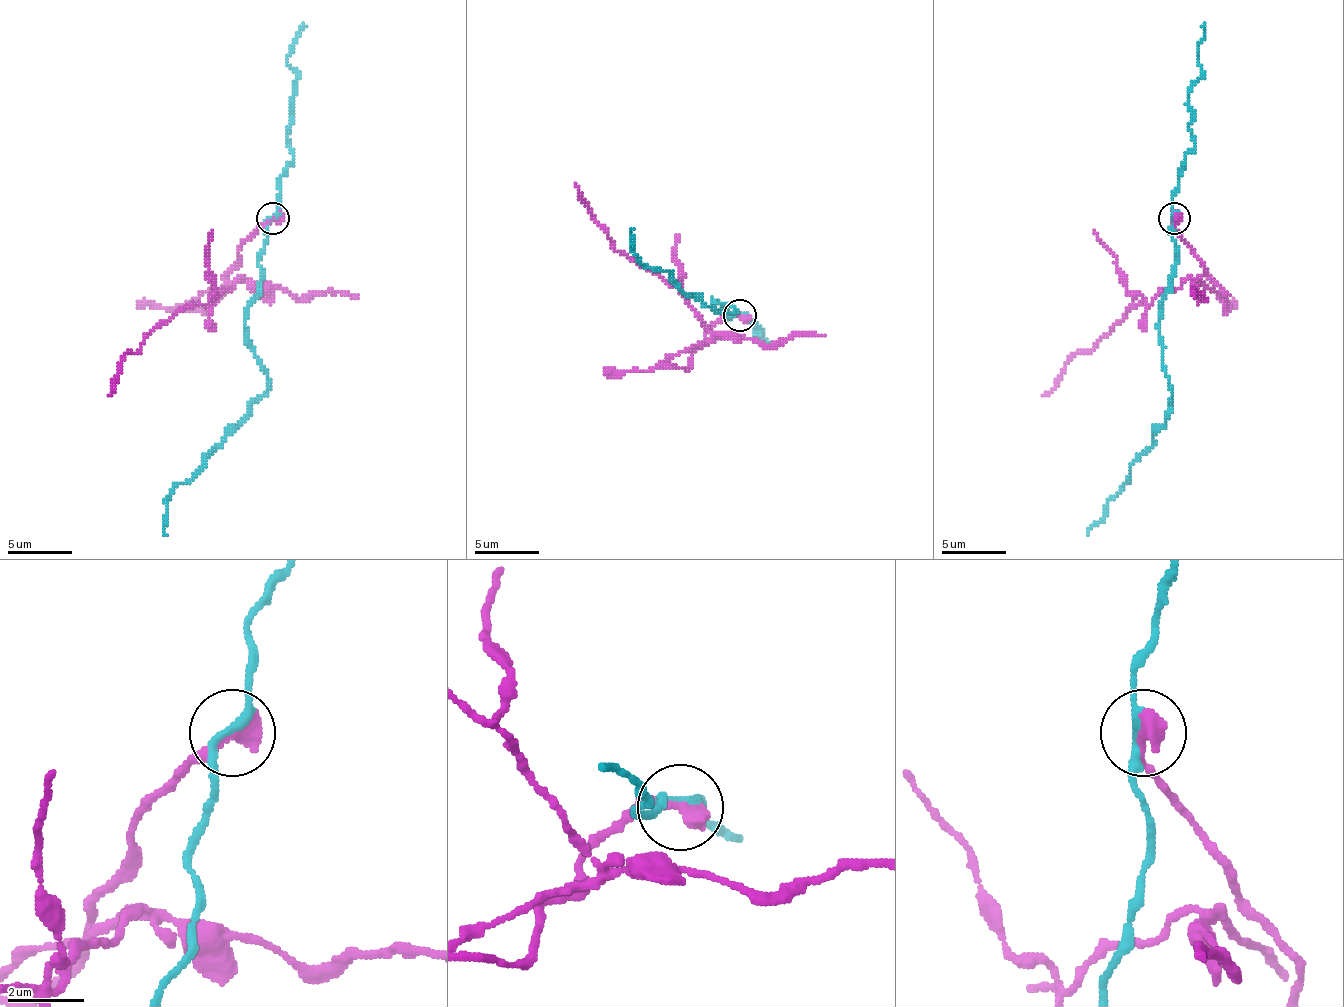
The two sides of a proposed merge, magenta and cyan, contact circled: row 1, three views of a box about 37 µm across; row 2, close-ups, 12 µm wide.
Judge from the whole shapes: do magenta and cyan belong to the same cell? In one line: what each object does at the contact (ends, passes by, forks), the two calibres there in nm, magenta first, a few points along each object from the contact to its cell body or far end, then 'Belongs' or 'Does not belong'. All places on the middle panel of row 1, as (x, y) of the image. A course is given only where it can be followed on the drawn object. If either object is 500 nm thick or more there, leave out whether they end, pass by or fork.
At the ring magenta ends. At the ring cyan passes by. Thickness 480 nm (magenta) against 240 nm. Course of magenta: (741, 316), (724, 316), (692, 348), (702, 345), (711, 332), (689, 300), (621, 254), (591, 216), (575, 183). Course of cyan: (741, 316), (724, 316), (711, 300), (734, 309), (705, 306), (666, 271), (640, 261), (634, 228). Does not belong

